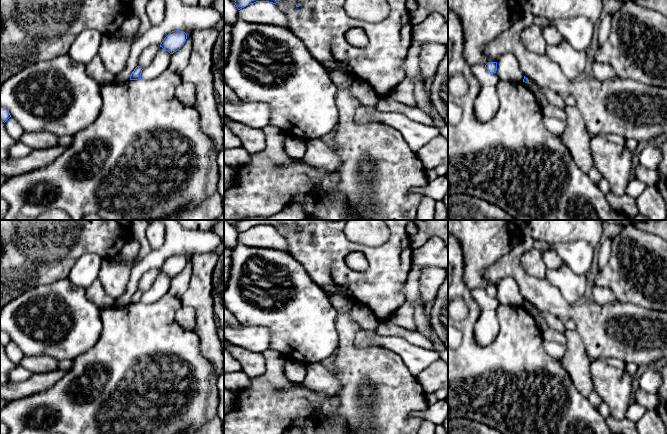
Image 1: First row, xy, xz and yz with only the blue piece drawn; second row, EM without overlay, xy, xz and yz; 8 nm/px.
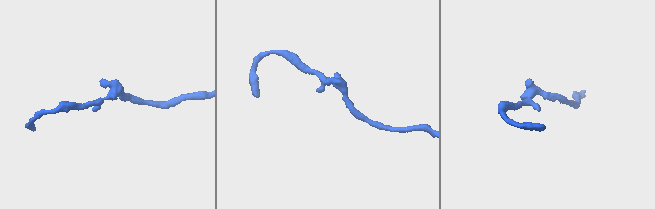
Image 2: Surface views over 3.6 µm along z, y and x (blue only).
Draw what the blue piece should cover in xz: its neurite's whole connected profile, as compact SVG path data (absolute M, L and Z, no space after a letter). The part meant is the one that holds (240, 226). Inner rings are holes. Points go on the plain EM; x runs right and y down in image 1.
M246 220L246 221L236 221L235 229L238 234L256 226L269 226L276 228L281 223L278 220Z

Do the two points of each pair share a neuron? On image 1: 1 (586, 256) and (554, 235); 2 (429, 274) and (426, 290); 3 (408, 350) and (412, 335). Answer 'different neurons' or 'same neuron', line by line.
1: different neurons
2: same neuron
3: different neurons

